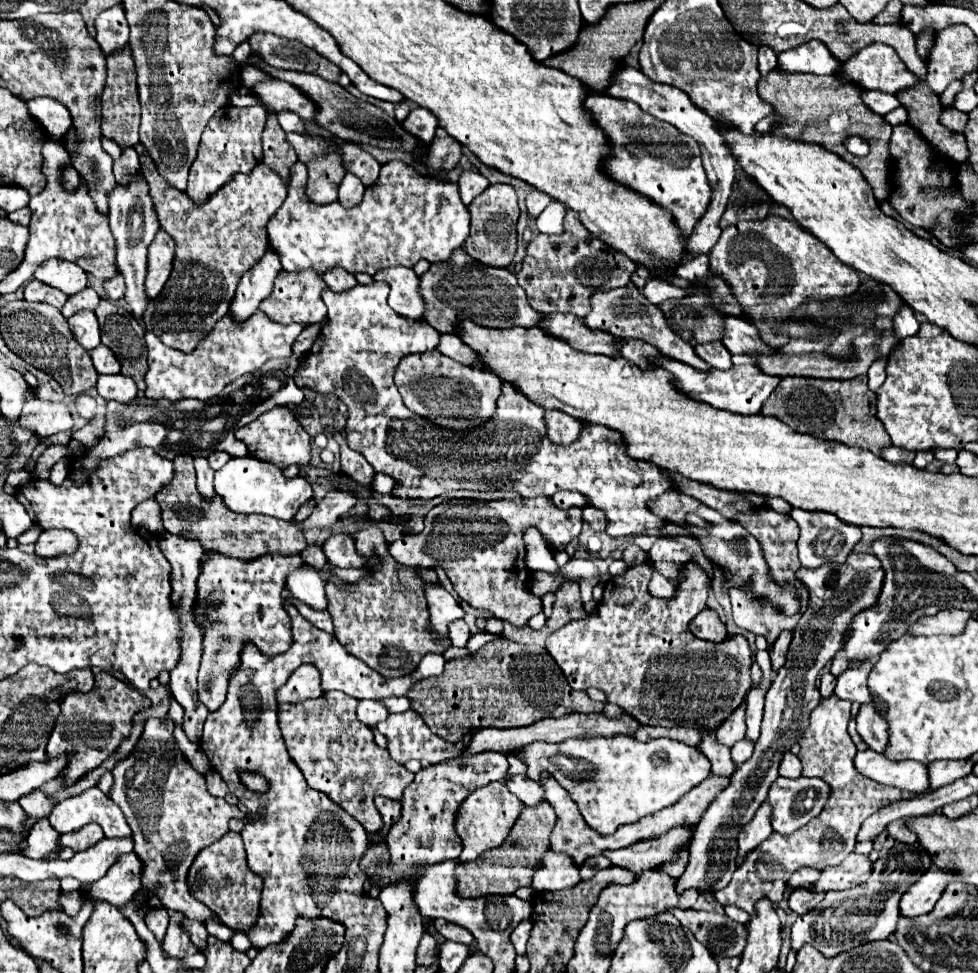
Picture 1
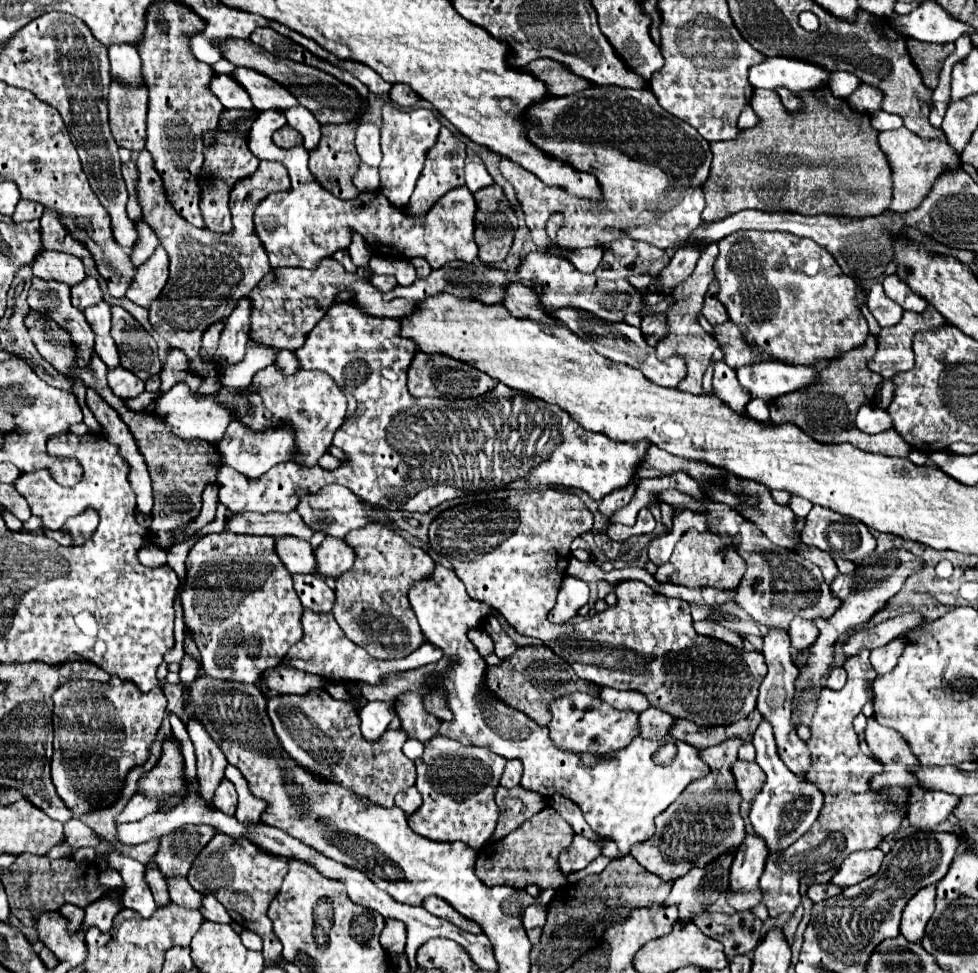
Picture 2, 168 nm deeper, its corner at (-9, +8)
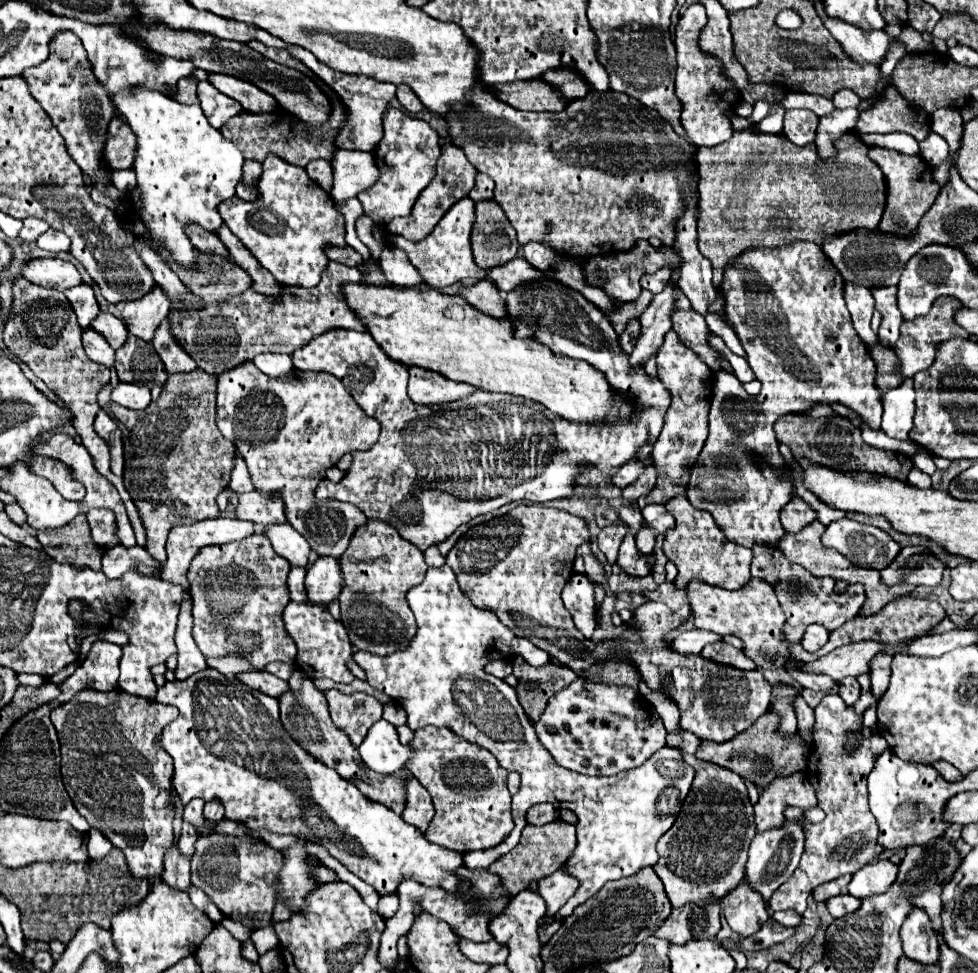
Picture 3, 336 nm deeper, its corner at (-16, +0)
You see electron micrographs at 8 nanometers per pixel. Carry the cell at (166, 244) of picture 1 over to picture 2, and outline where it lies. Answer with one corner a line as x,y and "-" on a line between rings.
161,244
155,248
153,256
137,268
135,280
127,290
127,298
139,306
149,308
151,300
155,300
169,278
169,256

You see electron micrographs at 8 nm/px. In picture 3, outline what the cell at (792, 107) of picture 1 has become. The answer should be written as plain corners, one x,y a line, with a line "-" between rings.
752,128
734,132
732,140
718,144
716,148
698,148
700,170
700,216
698,216
698,248
714,268
714,286
720,288
724,268
734,262
736,256
748,248
778,248
790,242
814,242
822,248
824,236
836,236
852,232
852,228
876,228
882,218
884,176
882,170
868,158
868,146
854,134
846,132
836,140
838,156
822,162
816,154
816,146
796,146
782,134
756,134

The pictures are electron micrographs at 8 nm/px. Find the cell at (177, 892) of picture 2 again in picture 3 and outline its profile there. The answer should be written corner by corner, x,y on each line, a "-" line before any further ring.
176,840
172,842
168,856
164,856
164,882
180,890
186,890
190,886
190,858
180,856

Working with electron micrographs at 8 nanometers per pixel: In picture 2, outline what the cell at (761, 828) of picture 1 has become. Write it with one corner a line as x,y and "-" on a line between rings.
749,832
737,850
737,856
729,874
729,888
737,892
727,902
735,910
751,910
761,900
759,876
763,874
763,866
769,852
765,852
765,840
761,836
753,836

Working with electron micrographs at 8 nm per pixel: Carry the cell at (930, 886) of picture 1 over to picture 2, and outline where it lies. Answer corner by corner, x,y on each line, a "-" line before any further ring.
931,884
929,888
921,888
905,906
903,910
903,918
901,918
901,934
909,940
909,942
919,942
923,938
925,932
925,924
931,918
933,910
935,910
935,884

